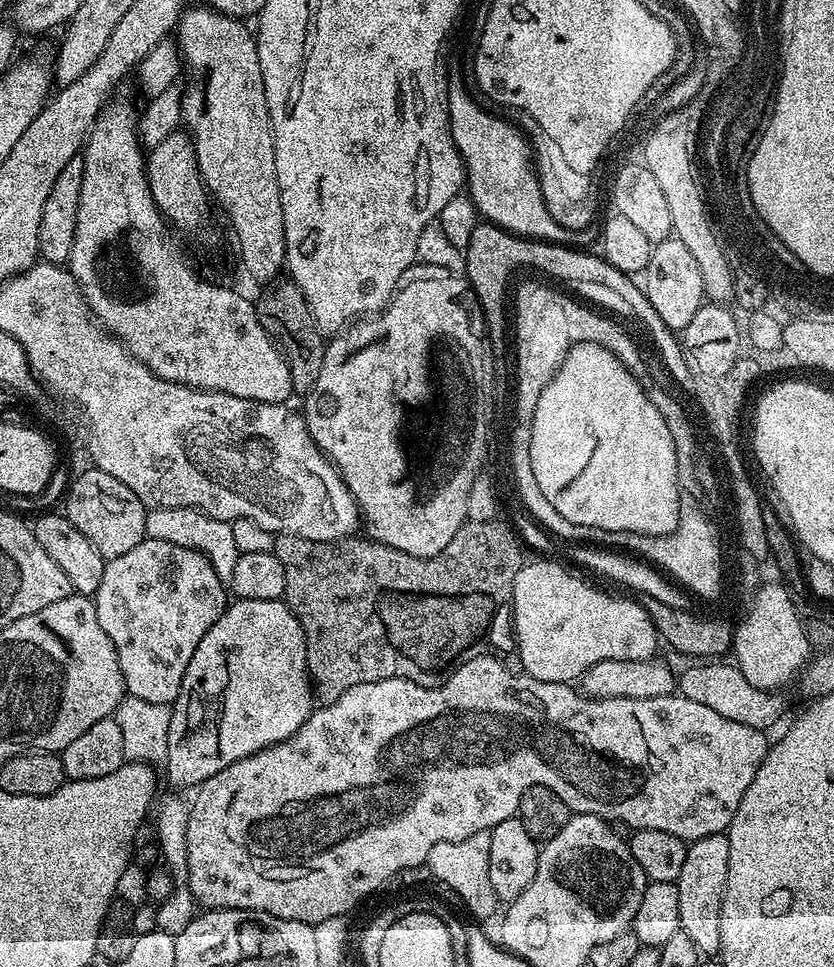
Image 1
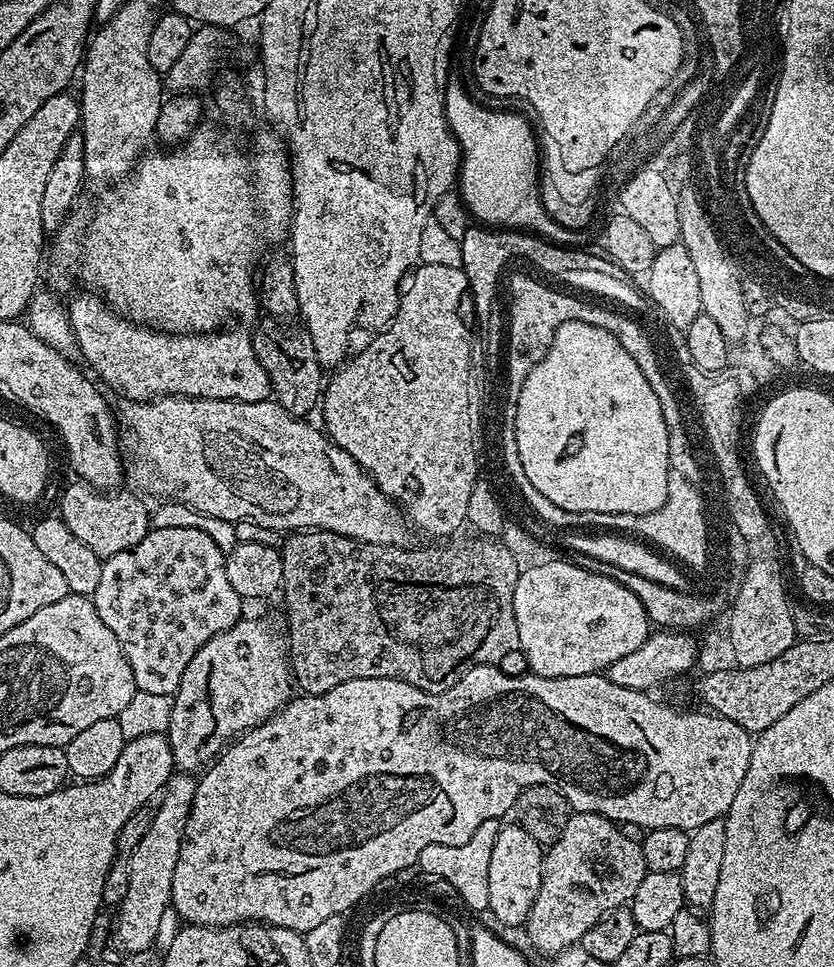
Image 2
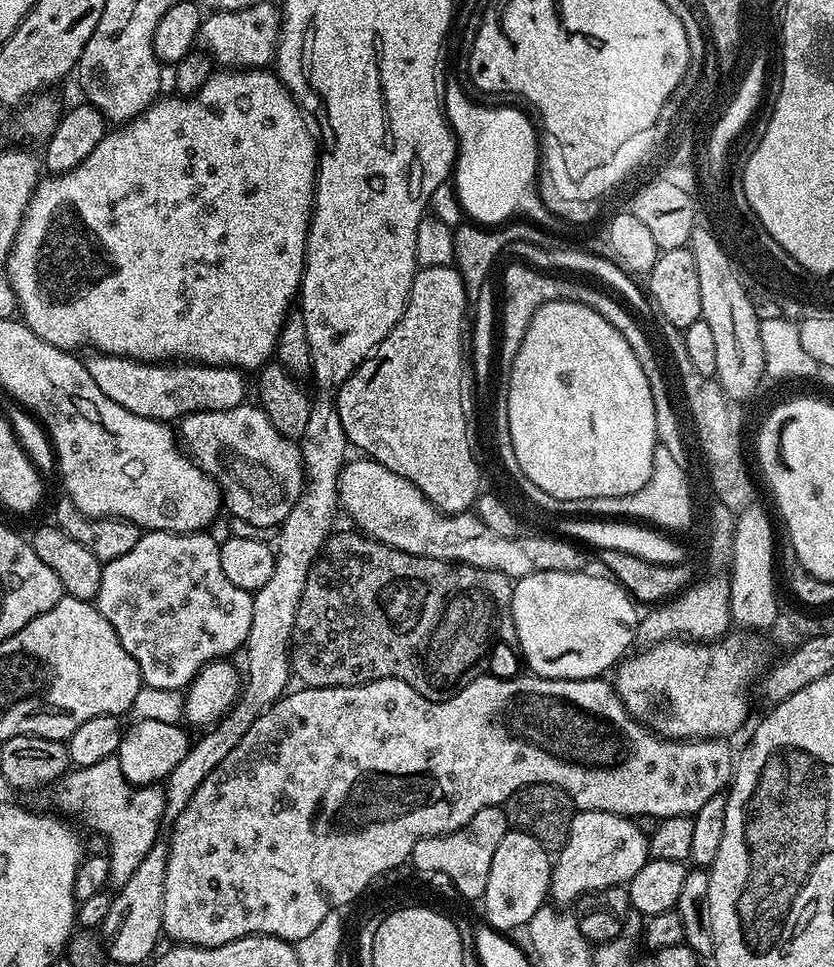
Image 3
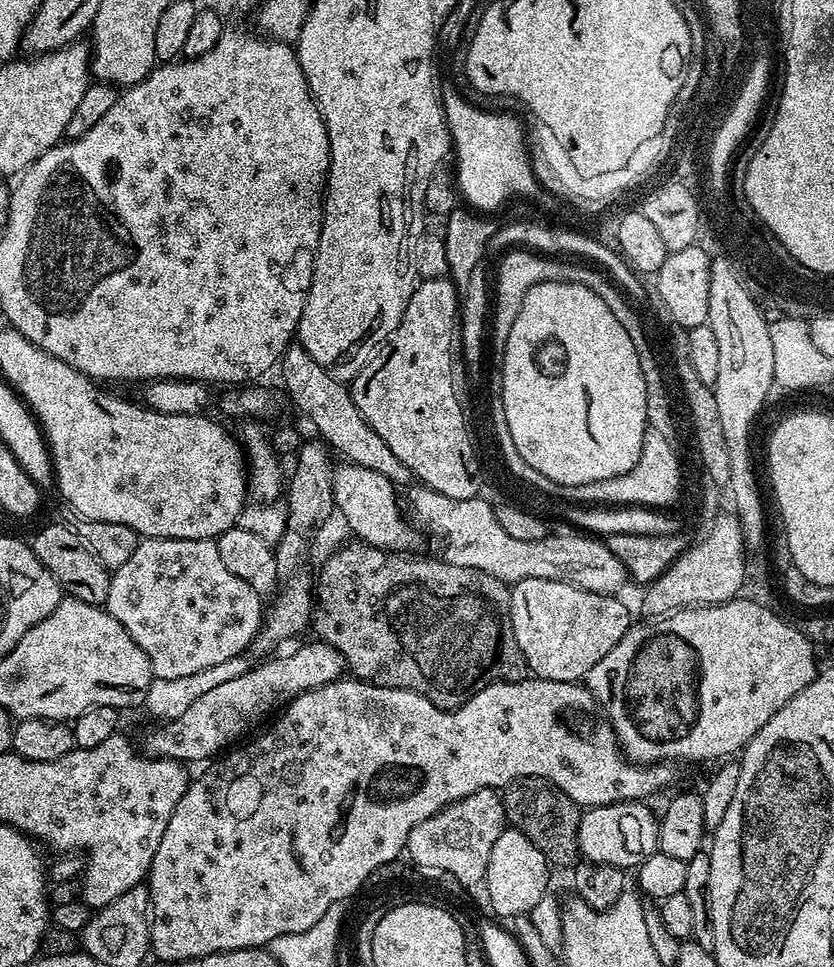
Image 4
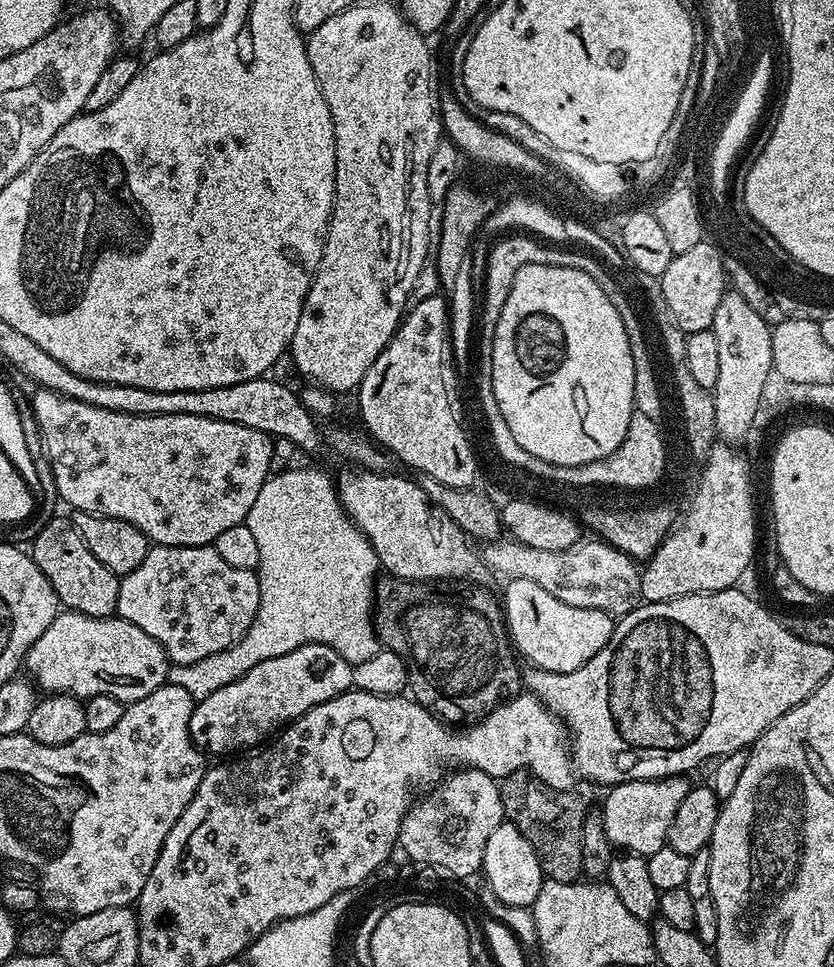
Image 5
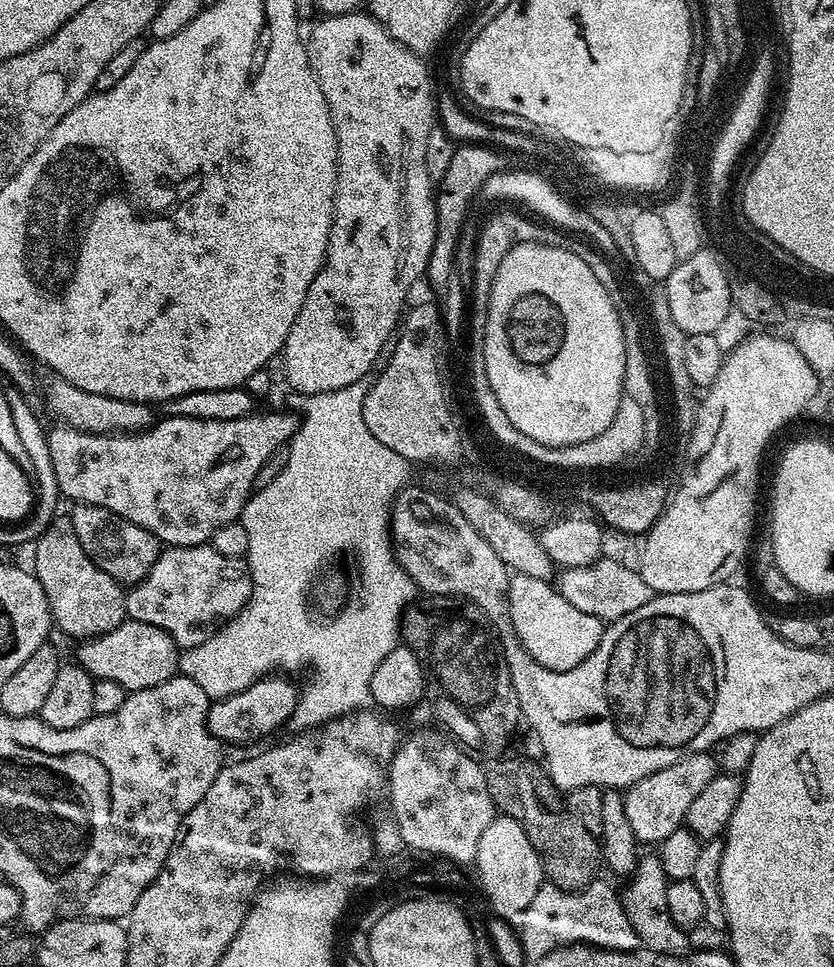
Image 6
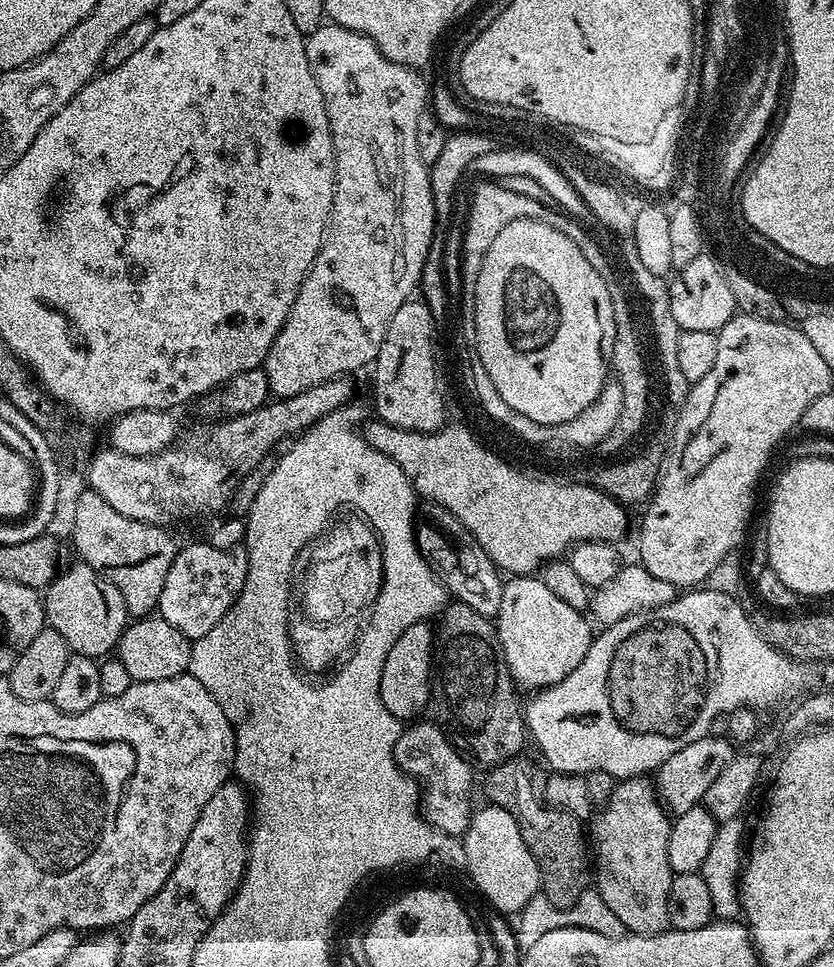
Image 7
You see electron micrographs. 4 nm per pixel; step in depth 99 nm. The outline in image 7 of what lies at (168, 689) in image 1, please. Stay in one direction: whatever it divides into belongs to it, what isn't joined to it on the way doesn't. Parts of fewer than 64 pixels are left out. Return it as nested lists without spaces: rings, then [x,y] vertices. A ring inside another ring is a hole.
[[[209,542],[192,544],[183,549],[182,558],[178,558],[170,566],[170,574],[166,574],[166,586],[162,586],[162,598],[158,605],[158,615],[170,626],[178,626],[188,640],[197,640],[218,622],[234,606],[238,594],[246,582],[248,570],[248,549],[244,546],[220,550]]]

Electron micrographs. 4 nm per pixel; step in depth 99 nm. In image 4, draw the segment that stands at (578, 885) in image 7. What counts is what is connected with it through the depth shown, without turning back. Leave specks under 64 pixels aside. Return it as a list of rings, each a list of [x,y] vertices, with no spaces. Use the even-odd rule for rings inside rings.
[[[524,776],[509,784],[502,792],[504,798],[504,819],[511,827],[518,829],[542,854],[549,865],[571,869],[580,856],[578,826],[582,815],[581,805],[575,804],[560,788],[537,776]]]

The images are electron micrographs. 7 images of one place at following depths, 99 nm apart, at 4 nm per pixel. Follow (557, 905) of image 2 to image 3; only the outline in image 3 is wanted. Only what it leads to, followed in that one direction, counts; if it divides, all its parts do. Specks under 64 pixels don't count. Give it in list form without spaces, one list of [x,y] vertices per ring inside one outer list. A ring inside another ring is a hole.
[[[577,811],[570,822],[570,834],[554,860],[550,896],[557,905],[575,905],[589,892],[627,885],[650,859],[648,836],[635,819],[609,812]]]

